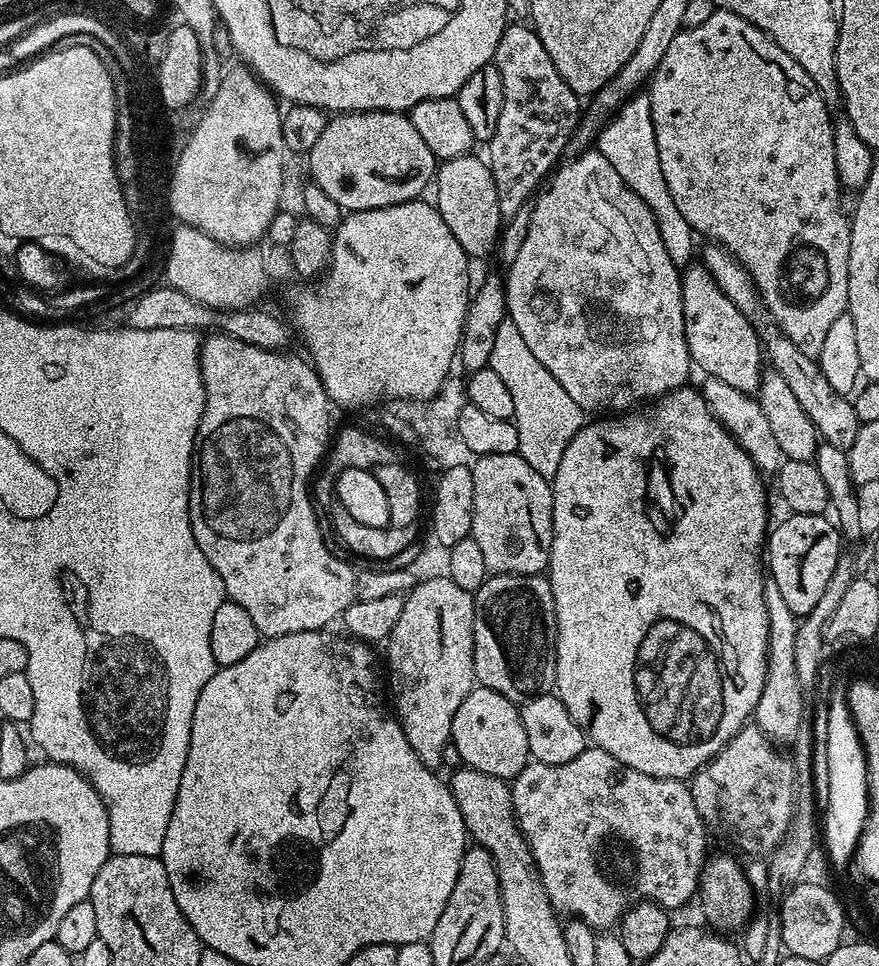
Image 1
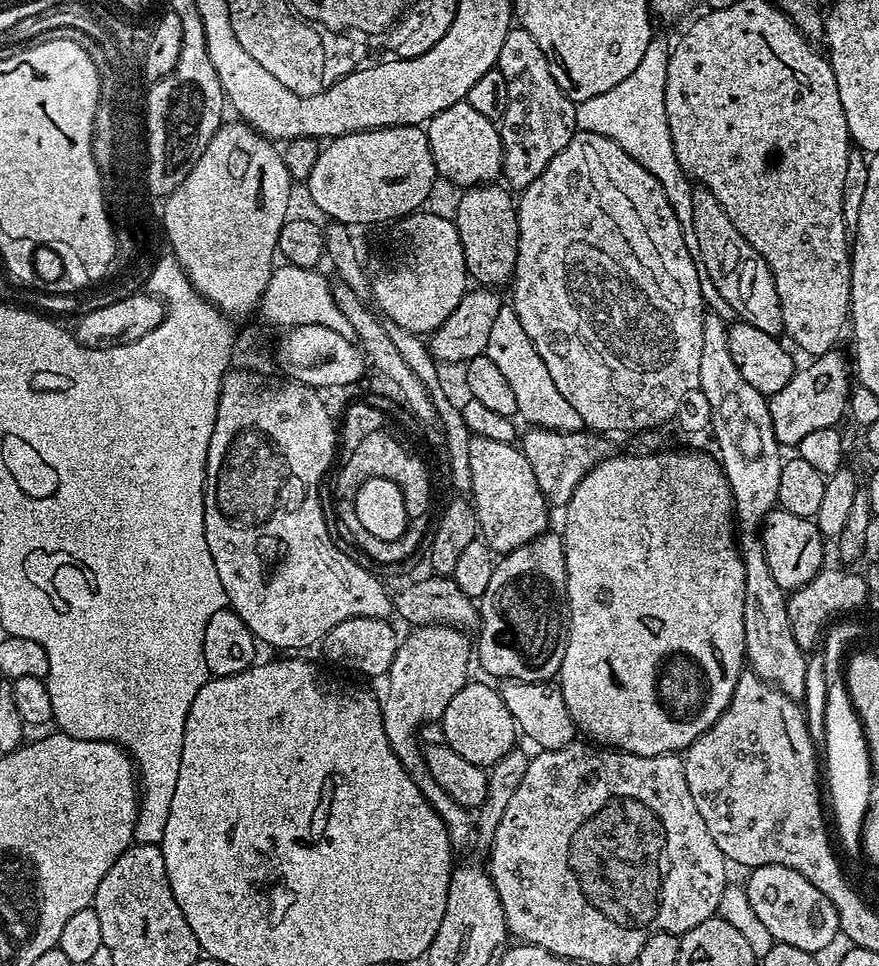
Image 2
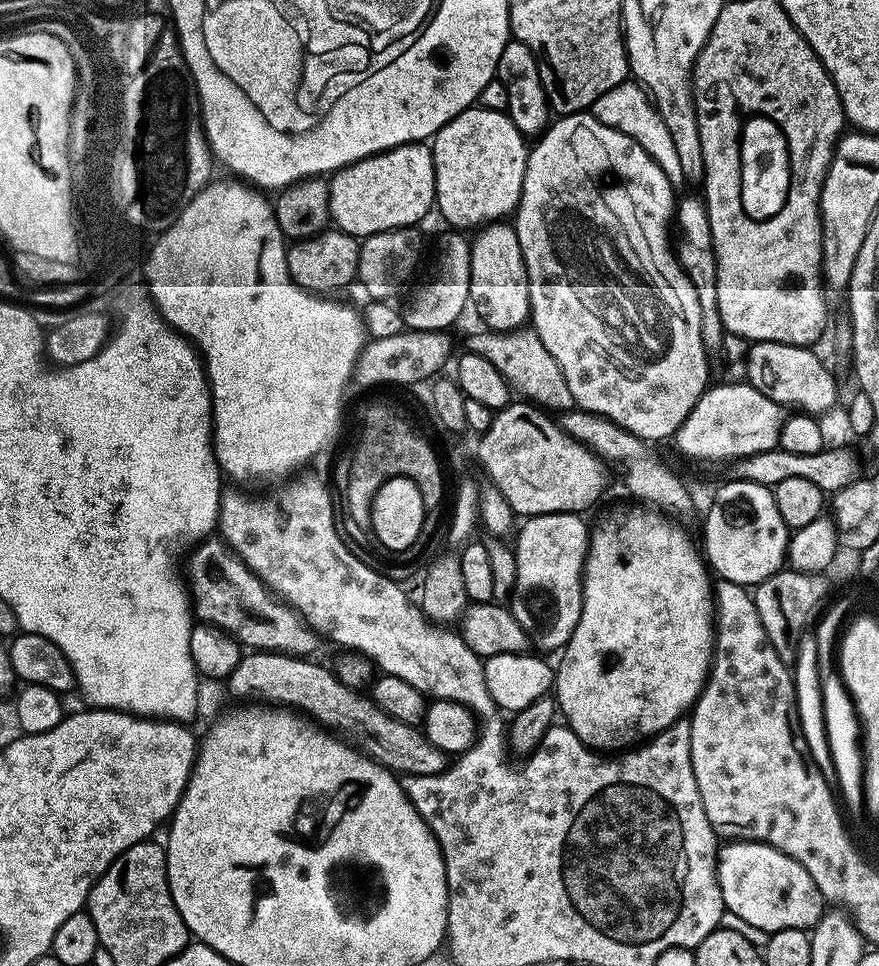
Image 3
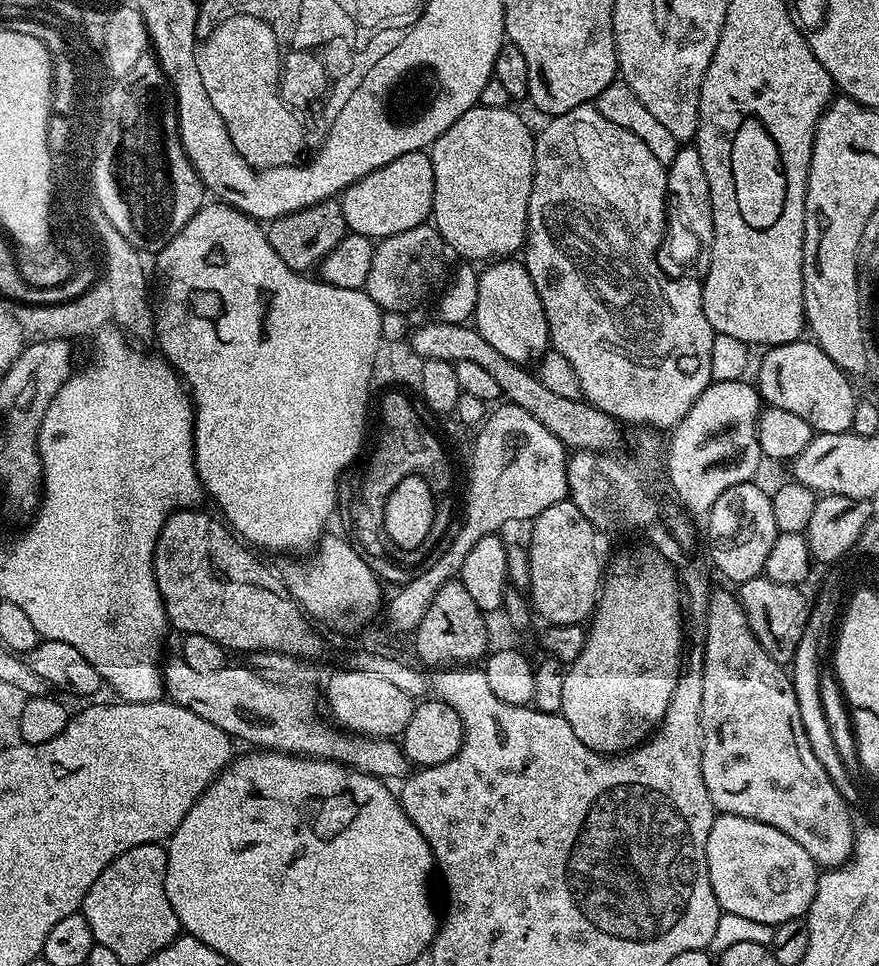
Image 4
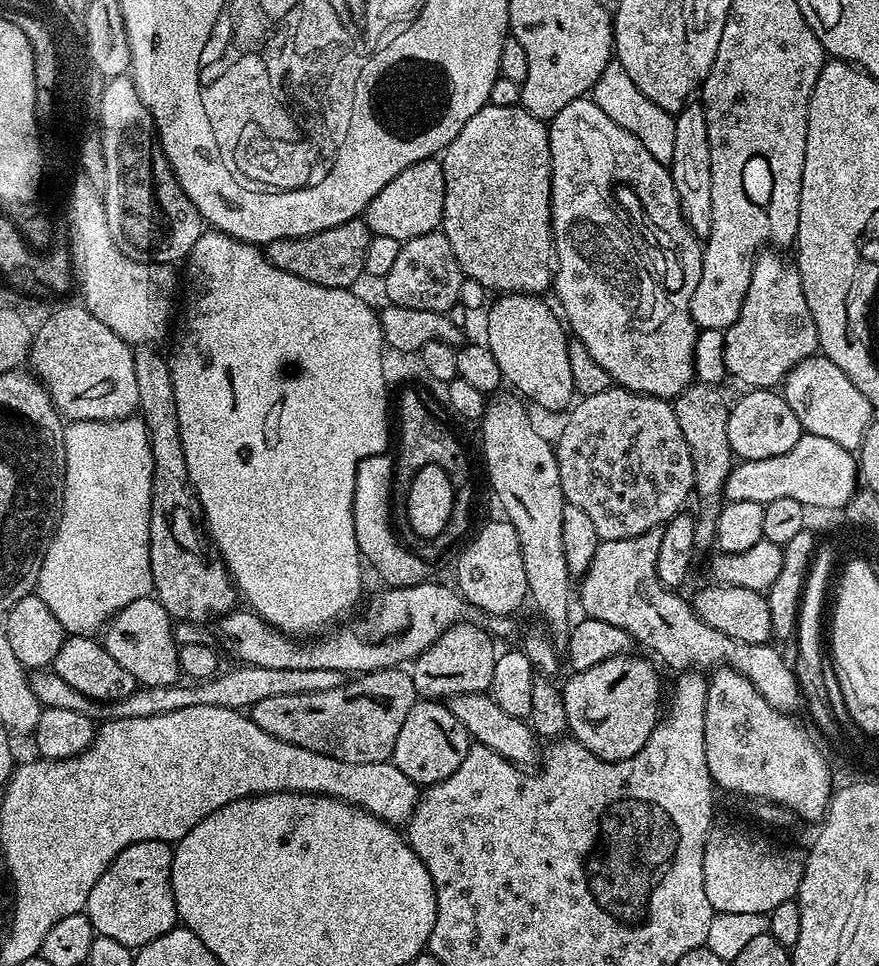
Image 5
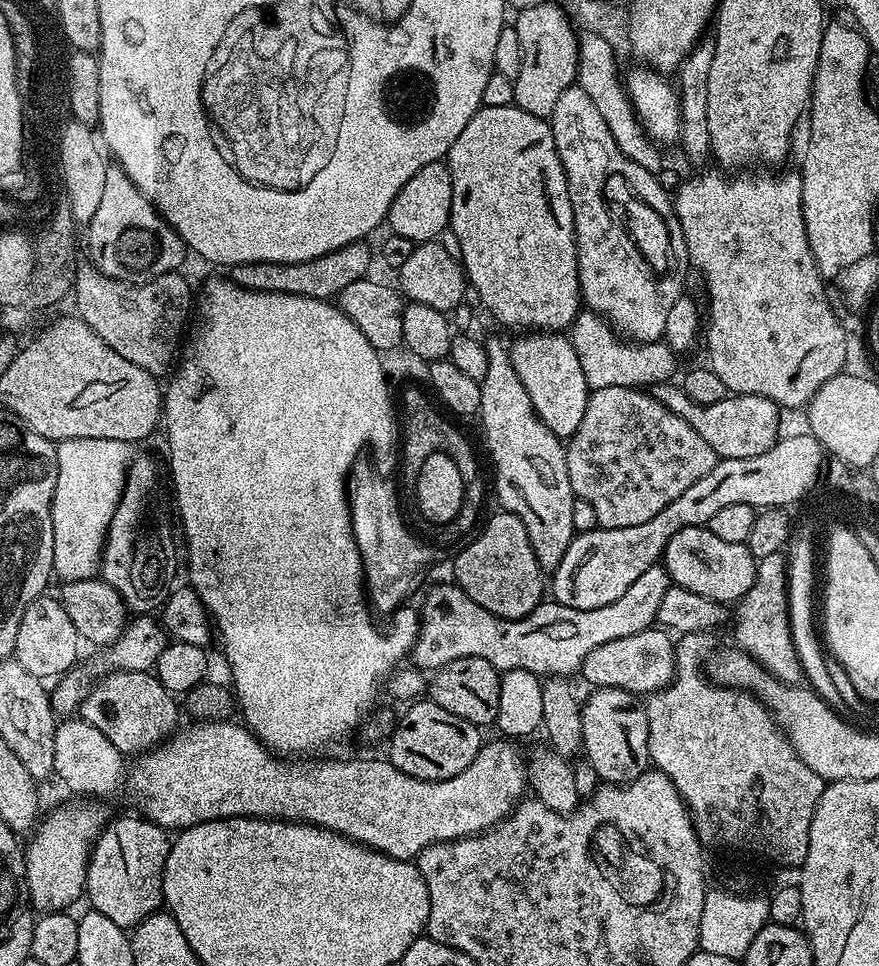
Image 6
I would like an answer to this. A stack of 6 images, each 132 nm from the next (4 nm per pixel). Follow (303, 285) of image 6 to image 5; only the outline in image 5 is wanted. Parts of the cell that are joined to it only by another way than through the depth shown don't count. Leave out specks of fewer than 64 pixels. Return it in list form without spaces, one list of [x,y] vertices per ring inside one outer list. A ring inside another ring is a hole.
[[[357,218],[309,236],[275,240],[263,245],[262,251],[269,262],[278,266],[278,270],[286,270],[286,274],[294,274],[294,278],[306,278],[306,282],[314,282],[314,286],[351,289],[352,283],[365,275],[364,264],[368,260],[372,238],[367,224]]]

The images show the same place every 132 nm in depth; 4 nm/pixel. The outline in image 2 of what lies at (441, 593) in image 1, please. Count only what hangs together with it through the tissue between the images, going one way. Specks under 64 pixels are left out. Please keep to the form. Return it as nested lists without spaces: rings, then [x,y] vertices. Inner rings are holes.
[[[421,625],[415,627],[412,632],[410,636],[406,637],[405,635],[403,637],[389,666],[388,696],[380,700],[383,729],[386,730],[387,741],[390,742],[391,749],[394,750],[395,756],[402,763],[406,774],[410,774],[414,786],[418,786],[420,793],[428,799],[432,809],[442,818],[448,831],[448,839],[452,841],[453,845],[460,846],[460,844],[468,844],[473,835],[474,824],[470,819],[469,809],[463,808],[458,802],[454,802],[454,798],[450,798],[450,794],[446,794],[446,790],[442,790],[442,786],[438,786],[438,782],[434,782],[434,774],[430,774],[428,764],[424,760],[424,751],[418,733],[428,722],[439,721],[443,717],[450,700],[468,682],[468,660],[471,661],[472,658],[472,644],[461,629],[452,628],[448,625]]]

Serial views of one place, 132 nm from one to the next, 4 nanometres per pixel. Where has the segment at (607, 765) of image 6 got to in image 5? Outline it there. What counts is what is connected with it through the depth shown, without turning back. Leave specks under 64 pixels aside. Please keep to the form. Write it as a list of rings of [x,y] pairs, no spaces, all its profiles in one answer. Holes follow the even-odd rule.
[[[632,655],[615,656],[606,662],[600,662],[598,666],[590,666],[590,670],[569,675],[569,680],[562,684],[568,719],[567,731],[571,739],[586,746],[586,750],[590,750],[590,754],[594,754],[599,760],[625,760],[638,754],[638,750],[646,746],[650,734],[662,716],[660,676],[656,673],[657,665],[651,659],[639,660],[638,657]]]

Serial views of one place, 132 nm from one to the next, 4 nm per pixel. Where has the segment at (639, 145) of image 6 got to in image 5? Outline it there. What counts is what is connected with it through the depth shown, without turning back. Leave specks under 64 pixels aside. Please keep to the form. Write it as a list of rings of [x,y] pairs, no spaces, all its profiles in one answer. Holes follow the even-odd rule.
[[[613,58],[606,70],[602,70],[602,78],[598,78],[592,87],[590,99],[598,106],[598,110],[602,110],[602,114],[606,114],[606,118],[618,122],[622,130],[630,130],[630,134],[634,134],[634,138],[638,138],[638,142],[642,142],[642,146],[646,146],[646,150],[658,158],[658,162],[671,165],[674,158],[675,115],[650,102],[650,98],[646,98],[646,94],[634,86],[630,74],[626,74],[626,66],[622,66],[619,60]]]

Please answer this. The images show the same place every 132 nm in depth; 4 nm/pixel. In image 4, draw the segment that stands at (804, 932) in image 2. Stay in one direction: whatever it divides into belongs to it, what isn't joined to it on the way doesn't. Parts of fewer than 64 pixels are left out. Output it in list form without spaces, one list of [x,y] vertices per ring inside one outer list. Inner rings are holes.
[[[717,815],[710,826],[710,838],[706,838],[706,856],[711,888],[723,913],[775,926],[805,917],[817,893],[820,870],[813,858],[790,834],[782,834],[766,822]]]

